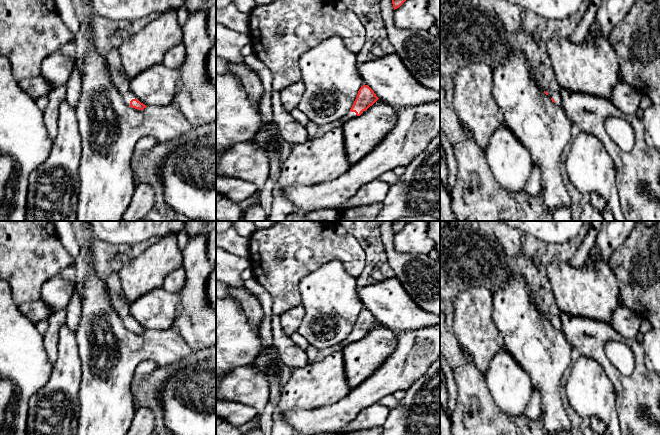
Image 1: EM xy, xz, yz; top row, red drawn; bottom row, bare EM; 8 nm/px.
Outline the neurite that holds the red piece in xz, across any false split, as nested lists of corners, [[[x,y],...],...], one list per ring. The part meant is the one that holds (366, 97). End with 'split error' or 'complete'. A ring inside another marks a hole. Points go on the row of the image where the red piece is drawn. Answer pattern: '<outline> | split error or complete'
[[[363,85],[357,94],[357,97],[352,105],[350,111],[339,119],[340,123],[343,125],[351,118],[360,116],[364,111],[366,111],[370,106],[372,106],[379,98],[376,96],[374,91],[367,85]]] | split error

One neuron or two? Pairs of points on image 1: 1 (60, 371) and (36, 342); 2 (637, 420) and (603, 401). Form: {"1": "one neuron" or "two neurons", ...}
{"1": "two neurons", "2": "two neurons"}

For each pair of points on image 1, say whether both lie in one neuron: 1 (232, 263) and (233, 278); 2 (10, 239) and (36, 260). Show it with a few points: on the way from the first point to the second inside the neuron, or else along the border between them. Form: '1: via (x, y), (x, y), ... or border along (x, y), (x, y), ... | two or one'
1: via (232, 267), (232, 274) | one
2: via (16, 240), (30, 254) | one

